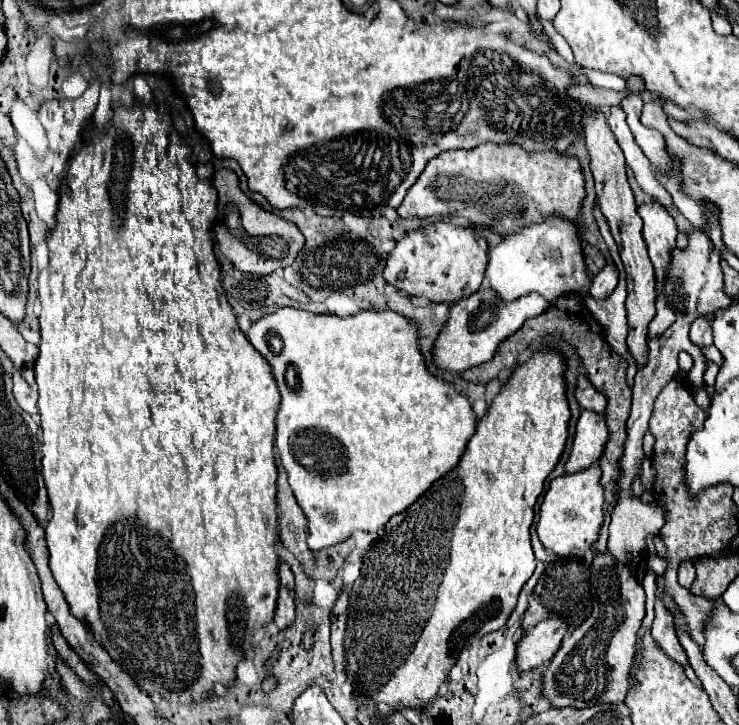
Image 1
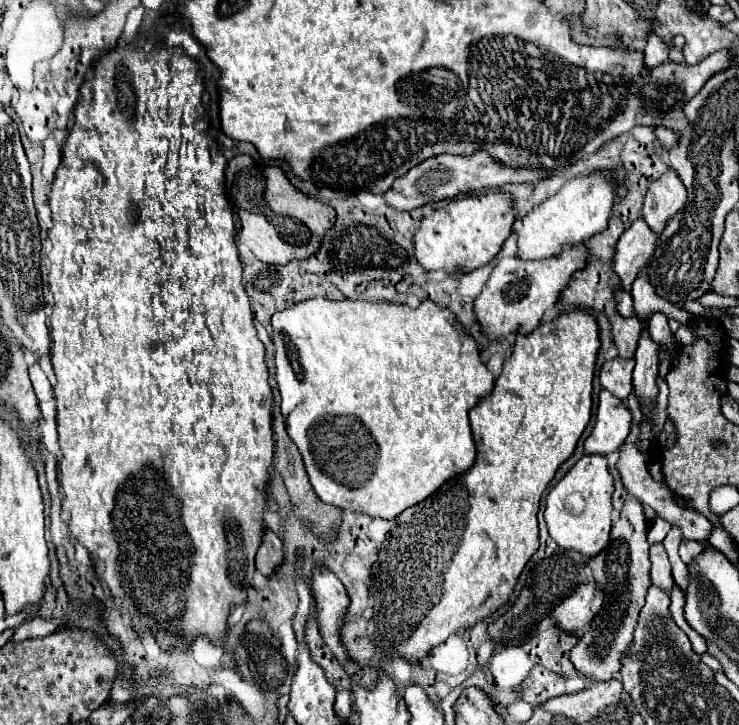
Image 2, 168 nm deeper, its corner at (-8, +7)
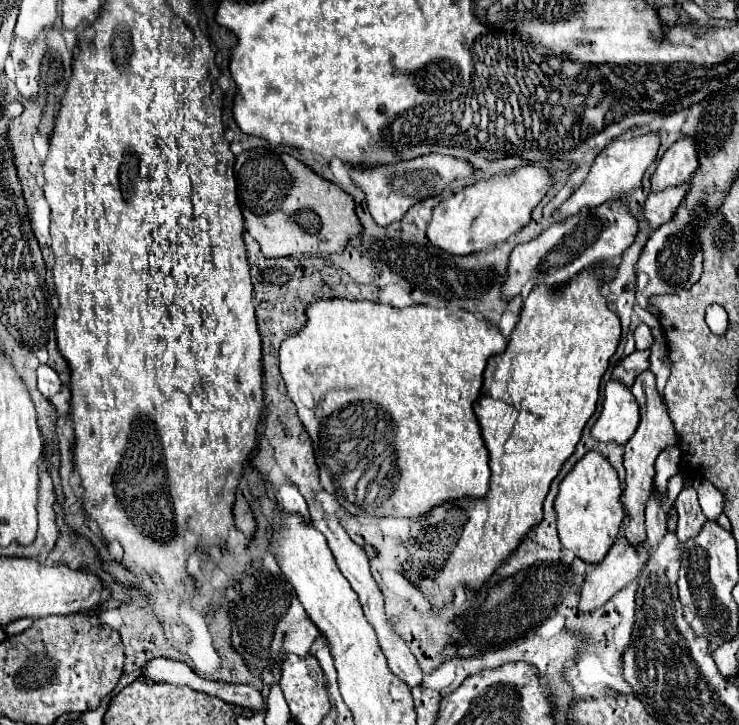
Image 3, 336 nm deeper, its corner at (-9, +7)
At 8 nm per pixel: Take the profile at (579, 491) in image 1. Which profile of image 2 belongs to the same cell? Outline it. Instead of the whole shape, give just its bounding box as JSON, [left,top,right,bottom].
[544,455,614,557]

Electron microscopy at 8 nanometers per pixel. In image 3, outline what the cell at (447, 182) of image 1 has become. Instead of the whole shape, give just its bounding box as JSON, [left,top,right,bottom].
[345,155,473,225]

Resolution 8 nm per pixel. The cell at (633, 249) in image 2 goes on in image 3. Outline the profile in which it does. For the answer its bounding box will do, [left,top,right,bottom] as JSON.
[641,181,691,229]

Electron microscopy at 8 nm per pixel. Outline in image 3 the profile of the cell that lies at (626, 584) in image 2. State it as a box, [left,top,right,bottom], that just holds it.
[623,371,677,543]

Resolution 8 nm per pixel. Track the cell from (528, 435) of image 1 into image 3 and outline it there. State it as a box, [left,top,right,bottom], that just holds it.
[411,267,621,589]

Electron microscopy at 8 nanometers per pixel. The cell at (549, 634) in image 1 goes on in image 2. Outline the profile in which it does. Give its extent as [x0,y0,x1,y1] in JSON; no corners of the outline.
[550,585,604,635]

